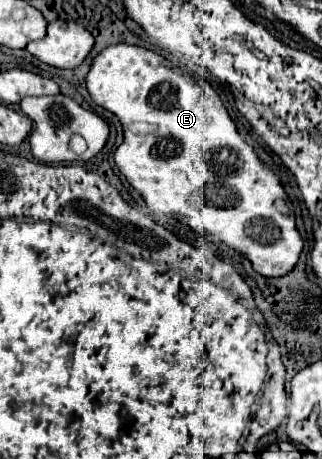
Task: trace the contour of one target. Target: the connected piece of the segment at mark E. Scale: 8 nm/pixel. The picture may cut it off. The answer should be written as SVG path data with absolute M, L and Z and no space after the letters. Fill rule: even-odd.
M121 42L107 46L95 56L85 82L93 102L121 120L123 142L115 150L115 164L153 212L177 216L181 224L197 234L209 232L231 250L243 254L261 276L275 278L293 270L303 250L293 204L279 178L263 166L253 148L237 134L221 98L206 79L177 74L161 54Z

